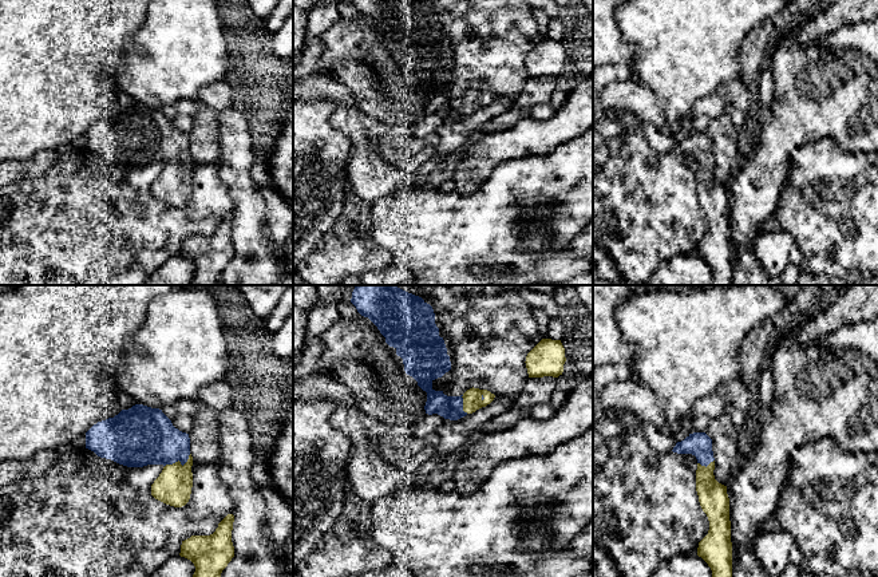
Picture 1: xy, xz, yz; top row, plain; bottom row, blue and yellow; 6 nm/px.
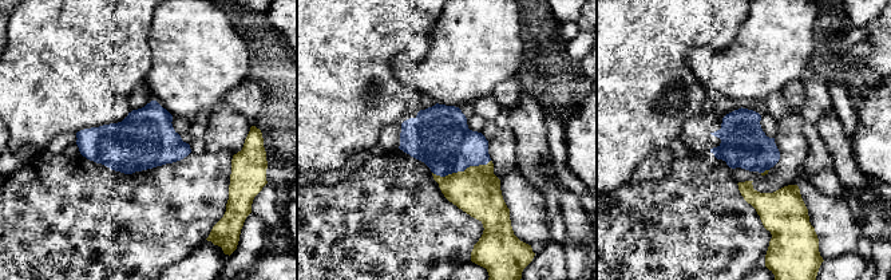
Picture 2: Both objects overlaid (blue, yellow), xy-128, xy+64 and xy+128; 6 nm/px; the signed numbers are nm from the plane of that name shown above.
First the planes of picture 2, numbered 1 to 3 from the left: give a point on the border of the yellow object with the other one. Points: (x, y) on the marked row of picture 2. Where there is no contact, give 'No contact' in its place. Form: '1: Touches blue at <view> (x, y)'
1: No contact
2: Touches blue at xy+64 (460, 170)
3: Touches blue at xy+128 (764, 170)

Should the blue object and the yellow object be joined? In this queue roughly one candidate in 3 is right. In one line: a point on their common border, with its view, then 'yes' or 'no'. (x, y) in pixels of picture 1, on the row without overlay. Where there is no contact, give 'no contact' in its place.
contact xy (178, 159); yes

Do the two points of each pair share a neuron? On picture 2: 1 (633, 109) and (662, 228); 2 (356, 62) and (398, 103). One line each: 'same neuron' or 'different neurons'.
1: different neurons
2: same neuron

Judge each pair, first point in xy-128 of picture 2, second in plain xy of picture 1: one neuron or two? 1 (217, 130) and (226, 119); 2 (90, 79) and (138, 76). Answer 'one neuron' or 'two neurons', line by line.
1: two neurons
2: two neurons

